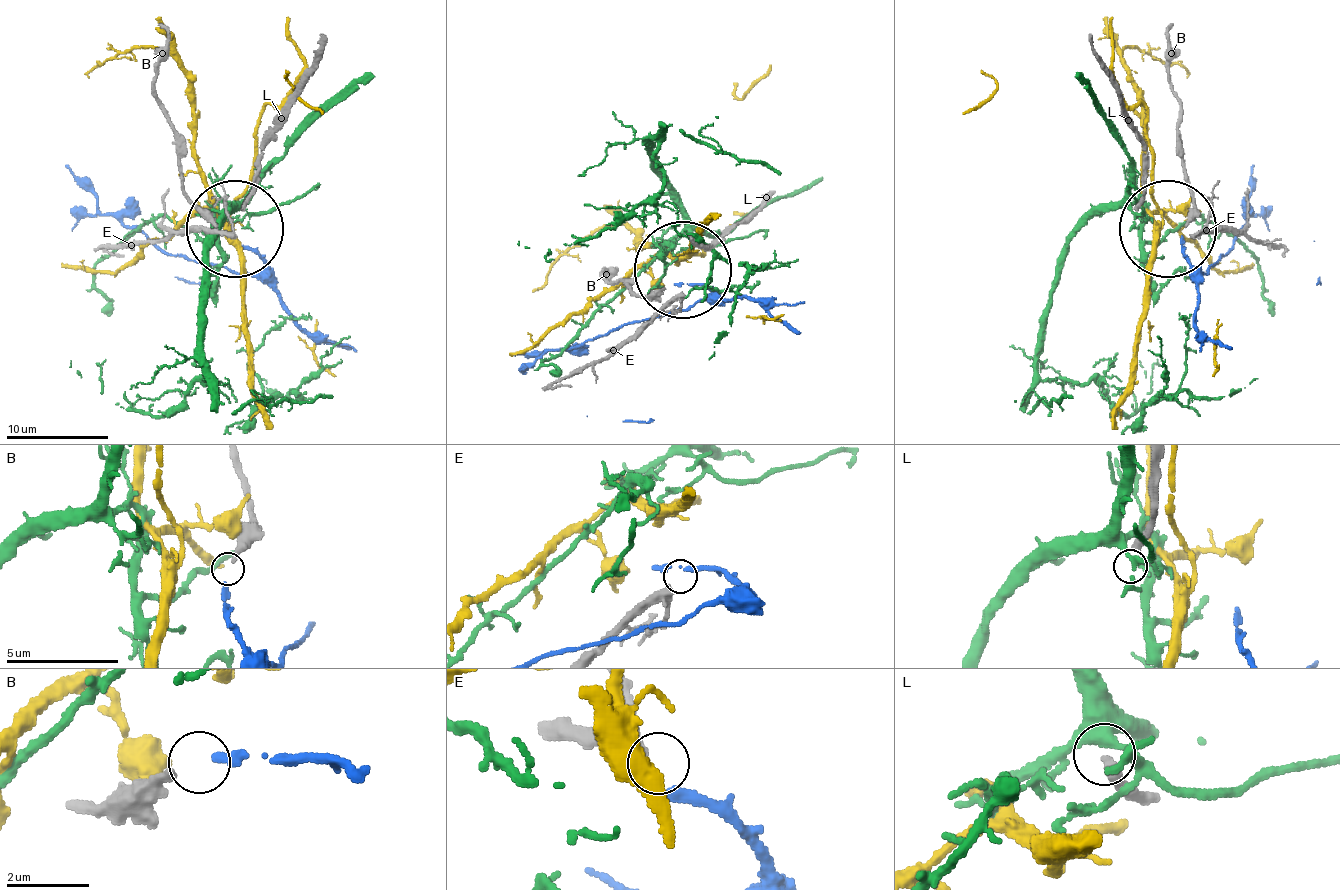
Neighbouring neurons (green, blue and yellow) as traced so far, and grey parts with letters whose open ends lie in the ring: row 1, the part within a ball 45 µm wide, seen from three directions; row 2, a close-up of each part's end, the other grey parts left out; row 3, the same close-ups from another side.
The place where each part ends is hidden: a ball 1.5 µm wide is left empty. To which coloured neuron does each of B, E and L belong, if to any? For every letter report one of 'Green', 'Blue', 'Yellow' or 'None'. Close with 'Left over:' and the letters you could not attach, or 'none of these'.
B: Blue
E: None
L: None
Left over: E, L

